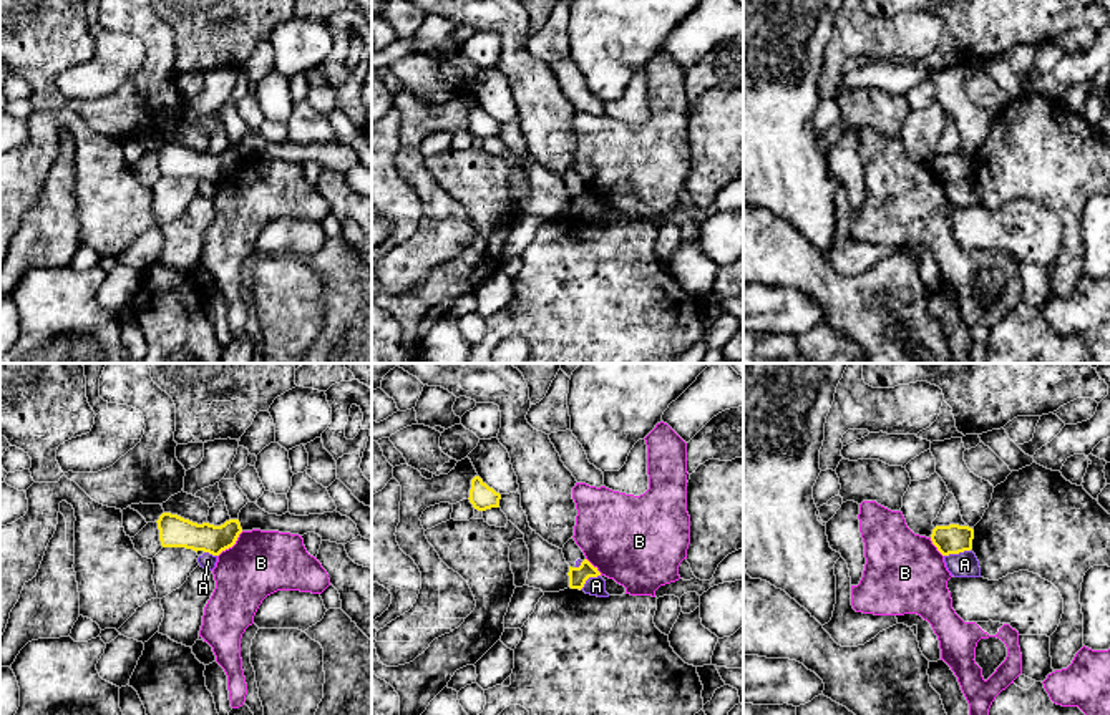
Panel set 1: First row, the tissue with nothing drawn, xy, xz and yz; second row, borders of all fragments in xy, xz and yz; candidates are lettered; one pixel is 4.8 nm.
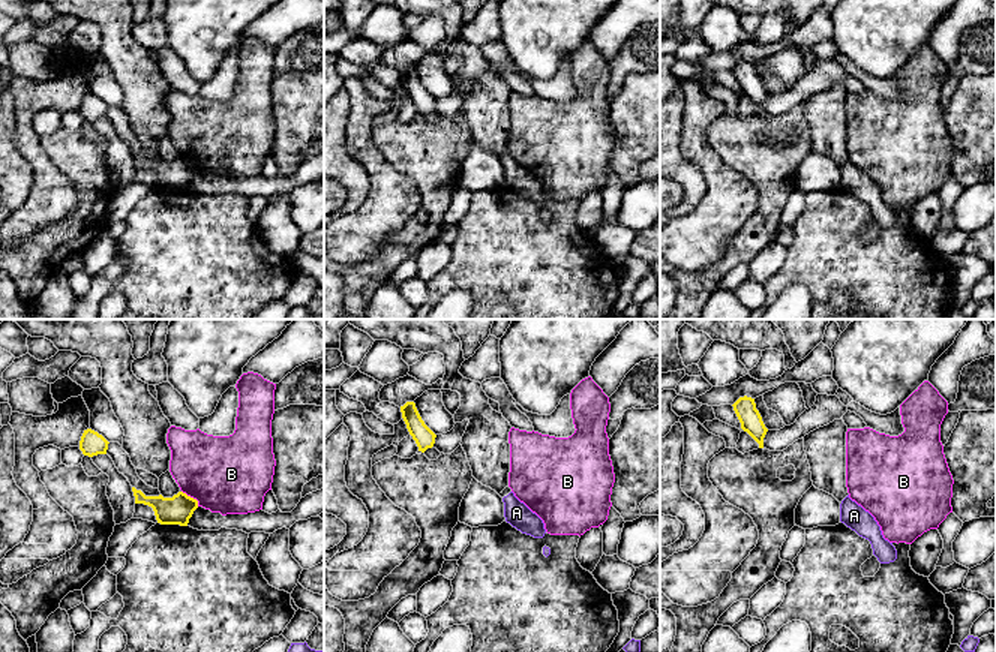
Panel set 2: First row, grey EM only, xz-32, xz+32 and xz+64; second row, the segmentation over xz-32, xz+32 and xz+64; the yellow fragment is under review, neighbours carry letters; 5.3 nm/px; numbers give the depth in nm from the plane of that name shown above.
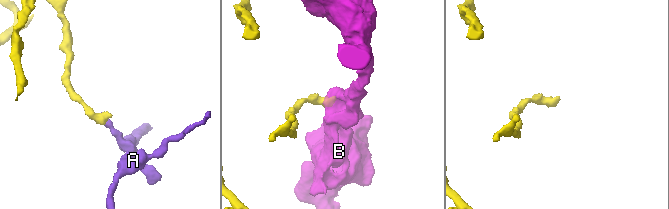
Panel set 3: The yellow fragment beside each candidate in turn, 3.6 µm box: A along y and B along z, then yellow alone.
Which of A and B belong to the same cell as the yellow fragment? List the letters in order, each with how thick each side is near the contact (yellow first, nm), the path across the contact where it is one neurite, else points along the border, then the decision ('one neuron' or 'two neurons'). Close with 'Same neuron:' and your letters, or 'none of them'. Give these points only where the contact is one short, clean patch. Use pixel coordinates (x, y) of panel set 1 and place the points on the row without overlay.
A: calibres 140 and 130 nm; border yz (969, 178), (944, 184); two neurons
B: calibres 140 and 320 nm; border xy (243, 160), (218, 184); two neurons
Same neuron: none of them

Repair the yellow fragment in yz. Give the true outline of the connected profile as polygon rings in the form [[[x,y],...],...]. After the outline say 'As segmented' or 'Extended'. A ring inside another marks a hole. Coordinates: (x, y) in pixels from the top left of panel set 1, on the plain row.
[[[936,154],[931,163],[932,173],[942,184],[959,182],[972,178],[974,158],[969,154]]]. As segmented

